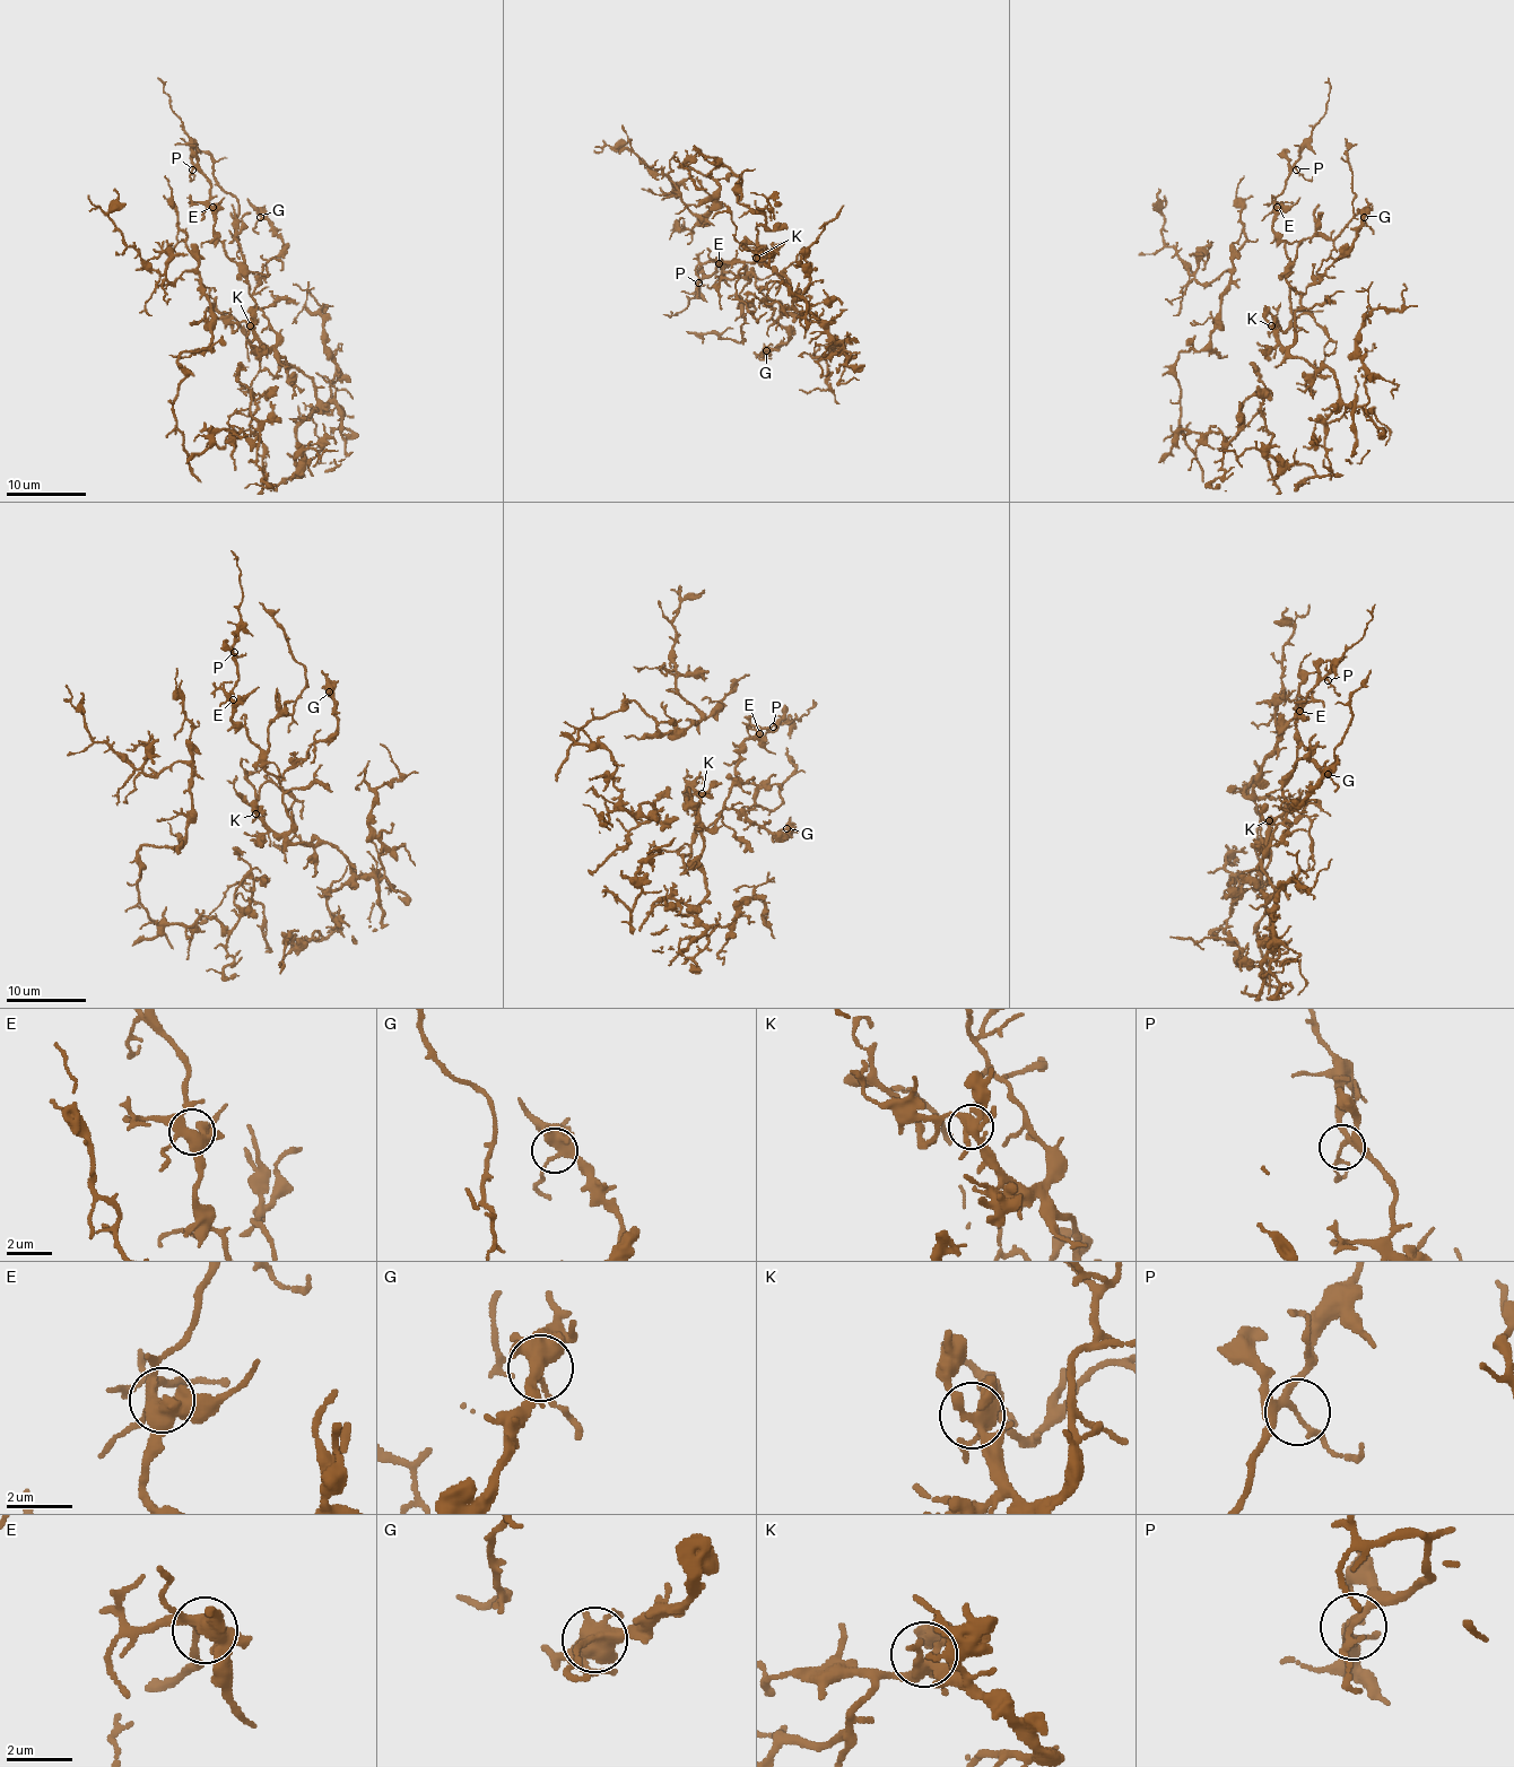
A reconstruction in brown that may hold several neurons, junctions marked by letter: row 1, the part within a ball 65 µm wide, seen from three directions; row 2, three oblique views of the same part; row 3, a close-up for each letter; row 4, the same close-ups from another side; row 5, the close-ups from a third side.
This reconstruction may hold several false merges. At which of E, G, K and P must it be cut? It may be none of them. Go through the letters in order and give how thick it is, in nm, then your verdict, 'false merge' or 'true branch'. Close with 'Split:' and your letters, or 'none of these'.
E: 420 nm | true branch
G: 480 nm | true branch
K: 360 nm | true branch
P: 180 nm | true branch
Split: none of these

